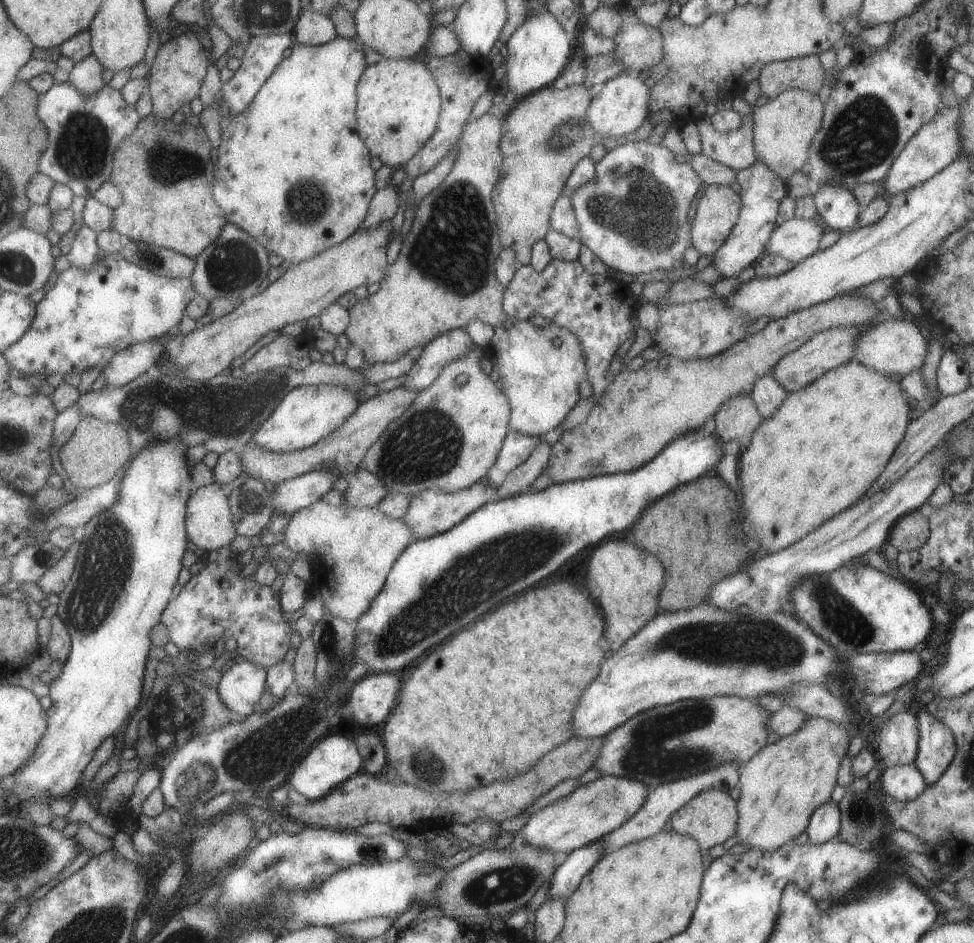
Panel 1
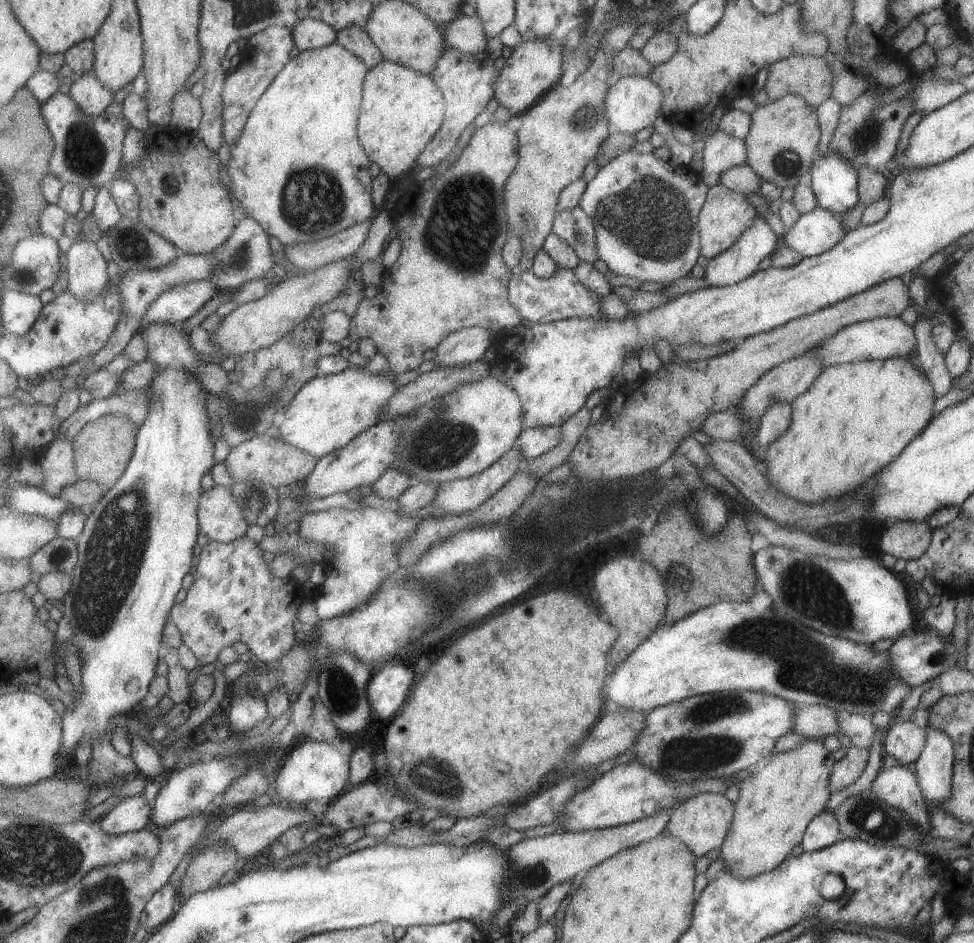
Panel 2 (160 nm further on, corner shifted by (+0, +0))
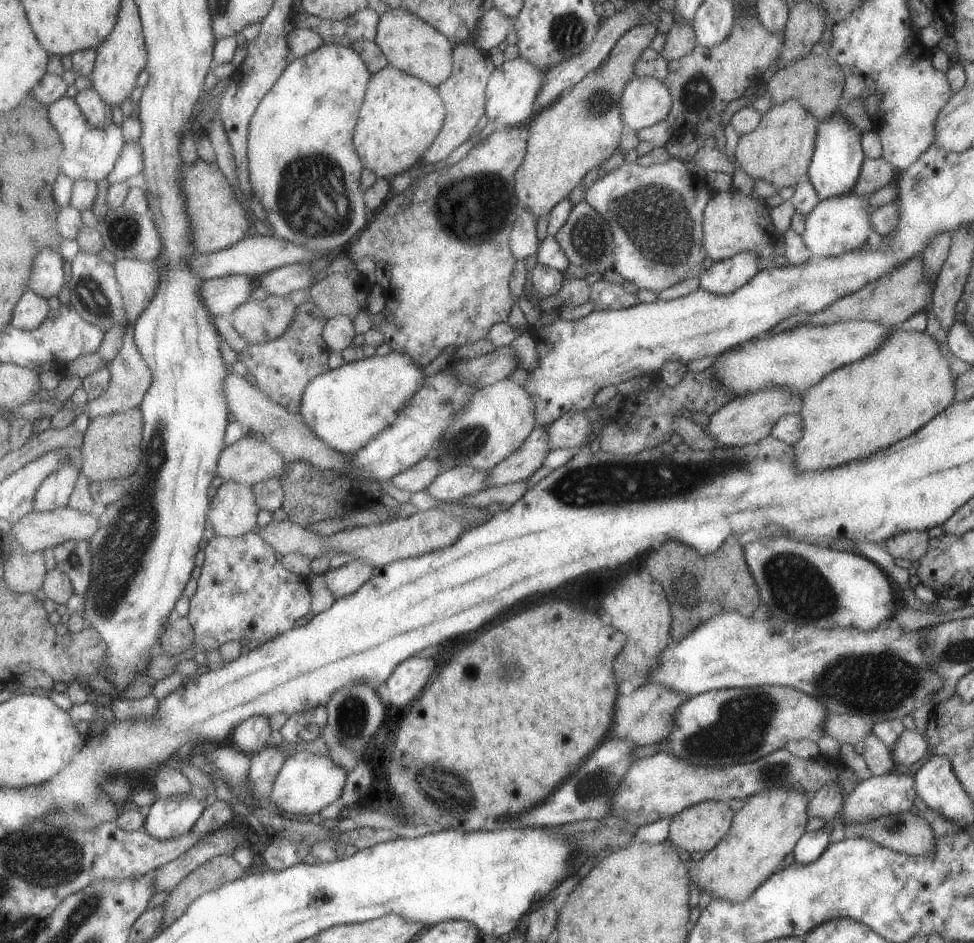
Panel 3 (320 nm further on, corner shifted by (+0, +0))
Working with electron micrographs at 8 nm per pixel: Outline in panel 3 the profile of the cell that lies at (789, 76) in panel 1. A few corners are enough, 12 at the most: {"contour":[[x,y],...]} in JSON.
{"contour":[[806,53],[766,82],[773,104],[795,99],[818,121],[839,110],[844,74]]}

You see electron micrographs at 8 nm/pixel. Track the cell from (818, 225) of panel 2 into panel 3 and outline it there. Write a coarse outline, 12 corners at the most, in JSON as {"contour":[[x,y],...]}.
{"contour":[[869,197],[820,199],[801,240],[812,256],[838,256],[872,230]]}

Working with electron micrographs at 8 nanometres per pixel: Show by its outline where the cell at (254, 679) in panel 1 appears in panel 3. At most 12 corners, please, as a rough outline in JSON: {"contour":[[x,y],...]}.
{"contour":[[249,717],[231,742],[252,755],[270,744],[267,717]]}

